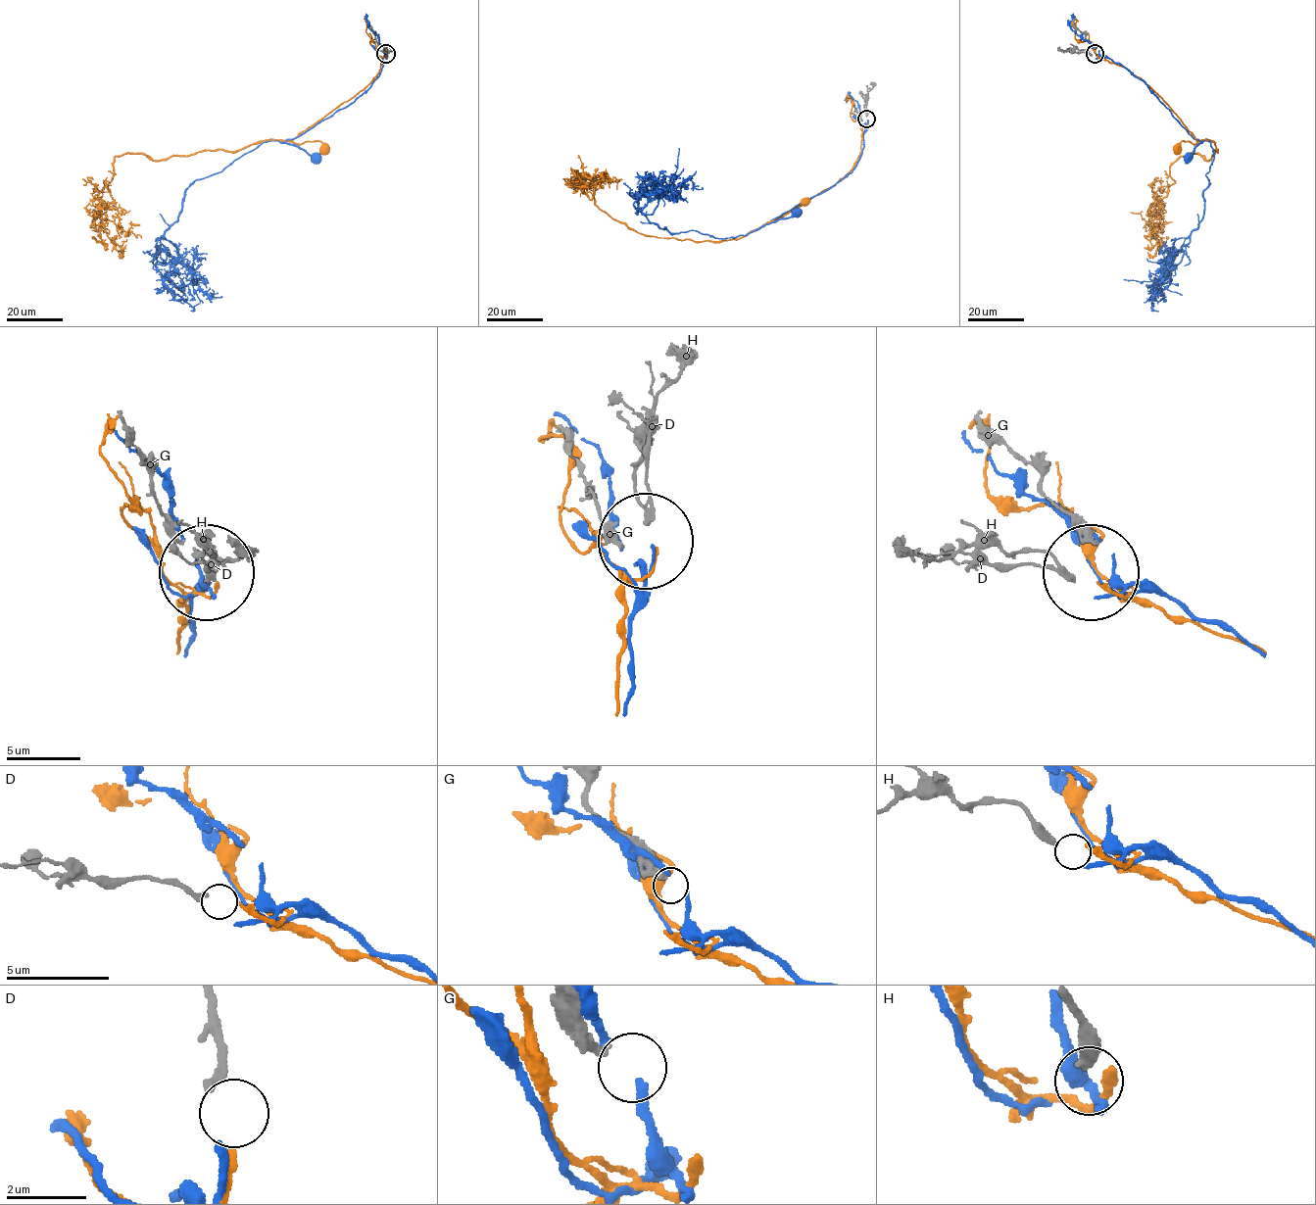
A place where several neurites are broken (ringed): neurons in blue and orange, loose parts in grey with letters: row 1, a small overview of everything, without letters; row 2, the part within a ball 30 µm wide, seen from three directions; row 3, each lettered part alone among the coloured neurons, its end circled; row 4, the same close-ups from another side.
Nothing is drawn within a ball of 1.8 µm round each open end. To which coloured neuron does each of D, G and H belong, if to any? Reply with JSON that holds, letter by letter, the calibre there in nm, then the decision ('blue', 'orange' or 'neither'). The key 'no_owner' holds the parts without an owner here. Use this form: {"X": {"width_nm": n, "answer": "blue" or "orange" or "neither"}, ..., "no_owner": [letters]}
{"D": {"width_nm": 220, "answer": "orange"}, "G": {"width_nm": 240, "answer": "neither"}, "H": {"width_nm": 360, "answer": "blue"}, "no_owner": ["G"]}

